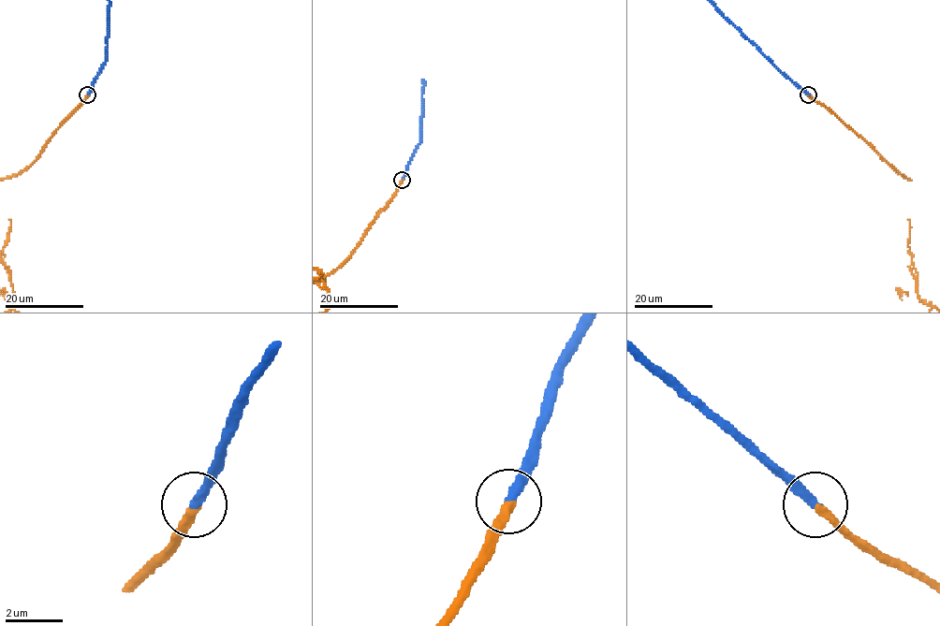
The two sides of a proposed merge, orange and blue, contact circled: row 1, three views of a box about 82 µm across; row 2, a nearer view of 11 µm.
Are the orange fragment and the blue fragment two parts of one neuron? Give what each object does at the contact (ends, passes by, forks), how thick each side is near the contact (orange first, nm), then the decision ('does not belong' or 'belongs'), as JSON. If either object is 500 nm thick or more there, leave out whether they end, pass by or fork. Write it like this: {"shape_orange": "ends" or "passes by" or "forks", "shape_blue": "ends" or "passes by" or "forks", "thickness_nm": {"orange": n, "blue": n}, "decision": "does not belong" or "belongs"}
{"shape_orange": "ends", "shape_blue": "ends", "thickness_nm": {"orange": 280, "blue": 320}, "decision": "belongs"}

